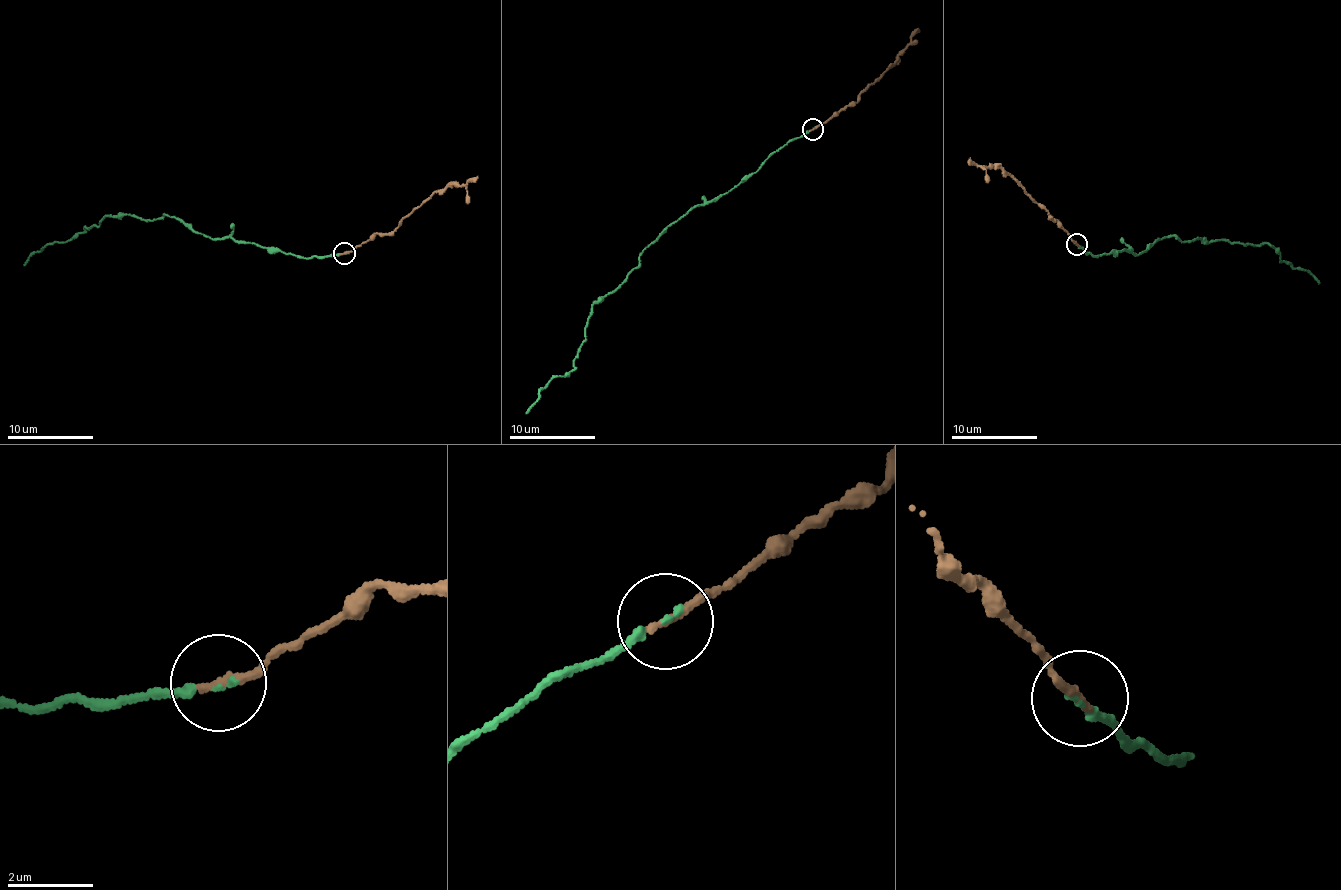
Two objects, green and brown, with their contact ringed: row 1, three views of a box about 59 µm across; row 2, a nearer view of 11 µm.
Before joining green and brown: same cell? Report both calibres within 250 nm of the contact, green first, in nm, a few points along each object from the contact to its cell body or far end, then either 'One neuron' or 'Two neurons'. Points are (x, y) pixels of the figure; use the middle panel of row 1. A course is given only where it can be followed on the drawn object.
Thickness 150 nm (green) against 200 nm. Course of green: (812, 128), (726, 193), (689, 210), (642, 253), (593, 307), (574, 369), (550, 380), (526, 414). Course of brown: (812, 129), (853, 103), (883, 74), (919, 30). One neuron

